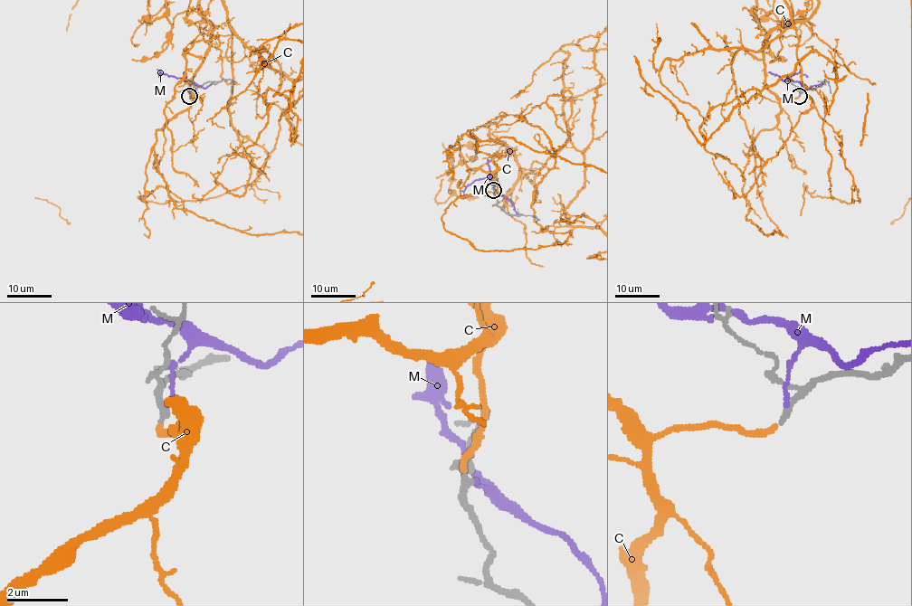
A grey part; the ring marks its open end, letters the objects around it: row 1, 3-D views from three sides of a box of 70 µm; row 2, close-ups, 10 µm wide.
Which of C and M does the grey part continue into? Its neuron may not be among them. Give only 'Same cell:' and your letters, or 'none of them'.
Same cell: C

